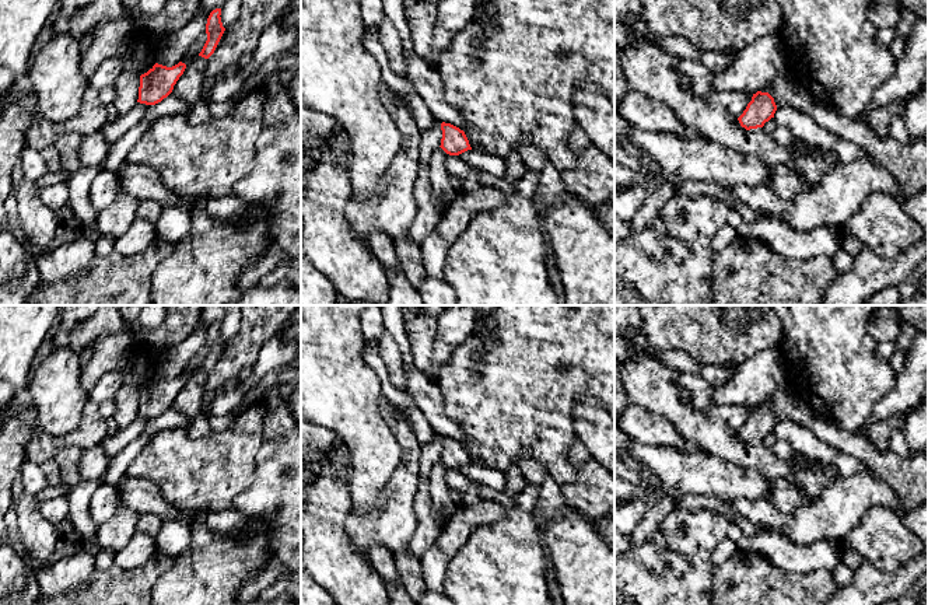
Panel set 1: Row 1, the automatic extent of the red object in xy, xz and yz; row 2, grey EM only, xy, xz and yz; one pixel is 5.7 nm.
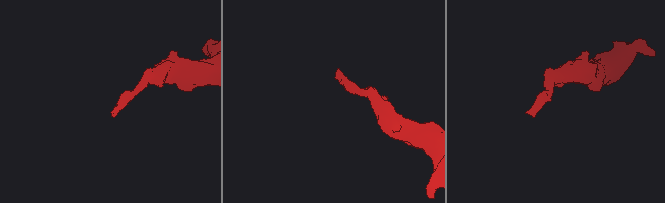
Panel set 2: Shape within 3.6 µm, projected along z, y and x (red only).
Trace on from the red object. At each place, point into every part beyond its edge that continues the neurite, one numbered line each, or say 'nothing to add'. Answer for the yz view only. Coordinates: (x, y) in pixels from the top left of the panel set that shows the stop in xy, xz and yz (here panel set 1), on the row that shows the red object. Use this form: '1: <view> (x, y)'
nothing to add

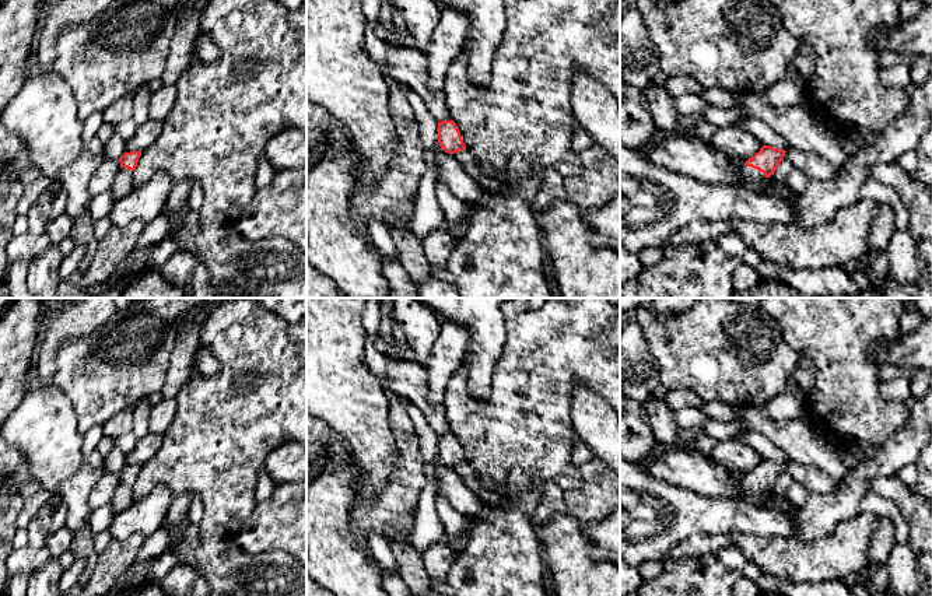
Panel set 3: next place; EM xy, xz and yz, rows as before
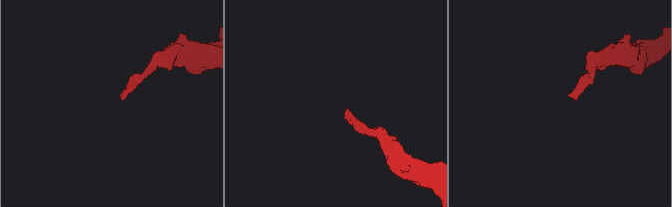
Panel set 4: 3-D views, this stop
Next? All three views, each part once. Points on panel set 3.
1: yz (753, 181)

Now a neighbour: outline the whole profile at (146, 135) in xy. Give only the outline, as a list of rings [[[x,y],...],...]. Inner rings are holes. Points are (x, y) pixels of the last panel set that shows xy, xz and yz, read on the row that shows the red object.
[[[148,119],[137,126],[134,136],[125,141],[125,152],[143,151],[153,146],[162,132],[162,122]]]

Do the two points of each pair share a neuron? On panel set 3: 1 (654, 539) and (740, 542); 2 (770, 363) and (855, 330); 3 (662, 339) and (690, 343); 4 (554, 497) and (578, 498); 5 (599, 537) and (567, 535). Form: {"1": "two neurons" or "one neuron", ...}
{"1": "two neurons", "2": "two neurons", "3": "one neuron", "4": "two neurons", "5": "two neurons"}

